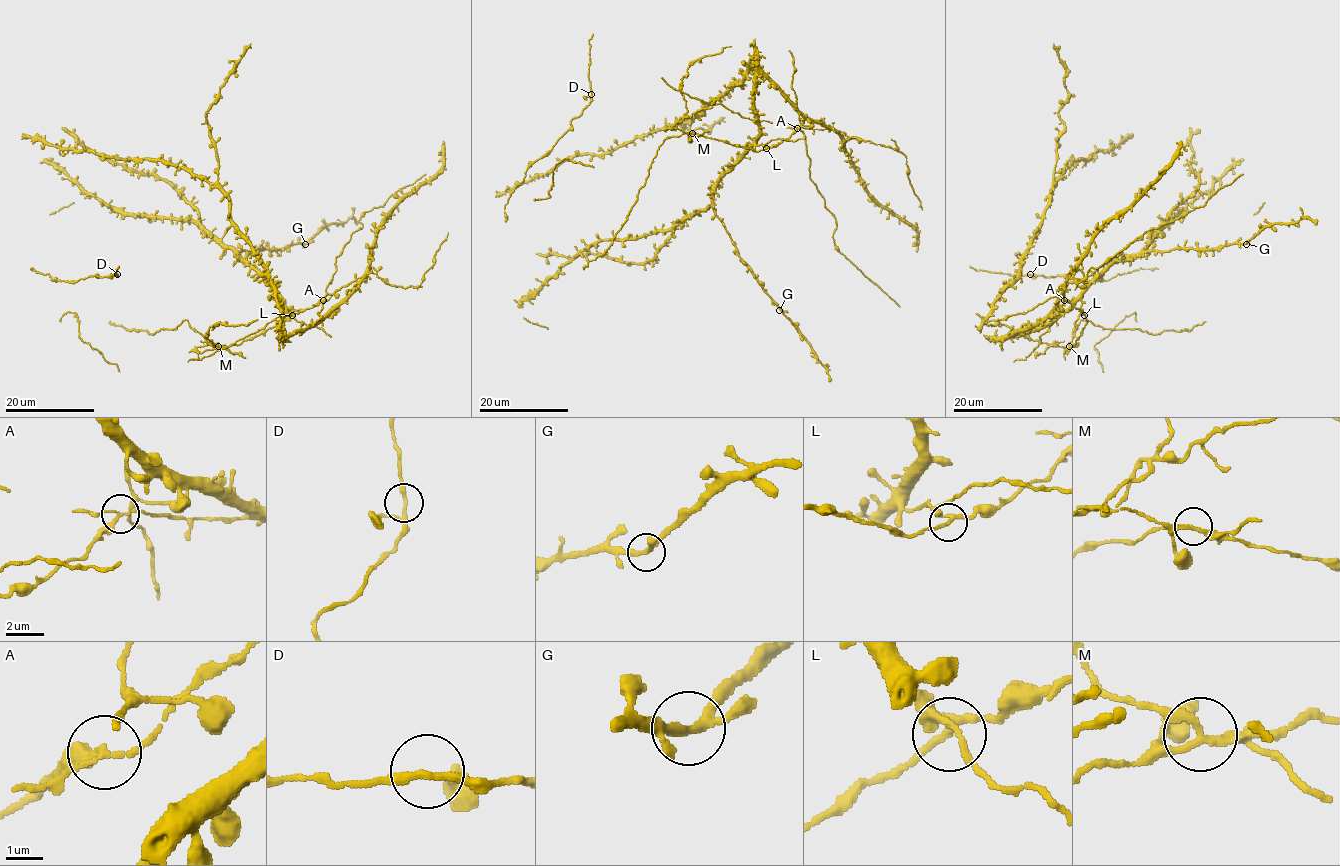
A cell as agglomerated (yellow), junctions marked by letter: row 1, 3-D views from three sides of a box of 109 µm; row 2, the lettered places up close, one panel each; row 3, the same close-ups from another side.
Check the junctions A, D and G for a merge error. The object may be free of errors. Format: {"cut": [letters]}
{"cut": ["A"]}

